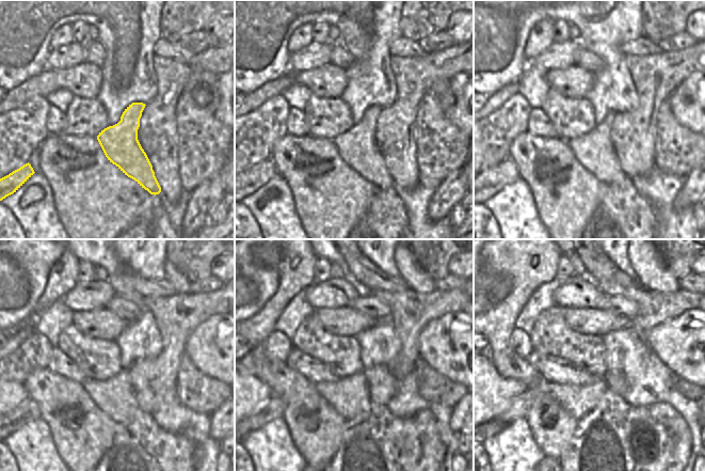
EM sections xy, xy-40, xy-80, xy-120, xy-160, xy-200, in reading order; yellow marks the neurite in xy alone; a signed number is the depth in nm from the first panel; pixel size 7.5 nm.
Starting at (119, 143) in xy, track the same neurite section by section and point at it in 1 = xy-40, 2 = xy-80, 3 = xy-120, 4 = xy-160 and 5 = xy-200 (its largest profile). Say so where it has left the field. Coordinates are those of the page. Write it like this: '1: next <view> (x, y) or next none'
1: next xy-40 (356, 146)
2: next xy-80 (594, 150)
3: next xy-120 (114, 396)
4: next xy-160 (350, 397)
5: next xy-200 (577, 399)

